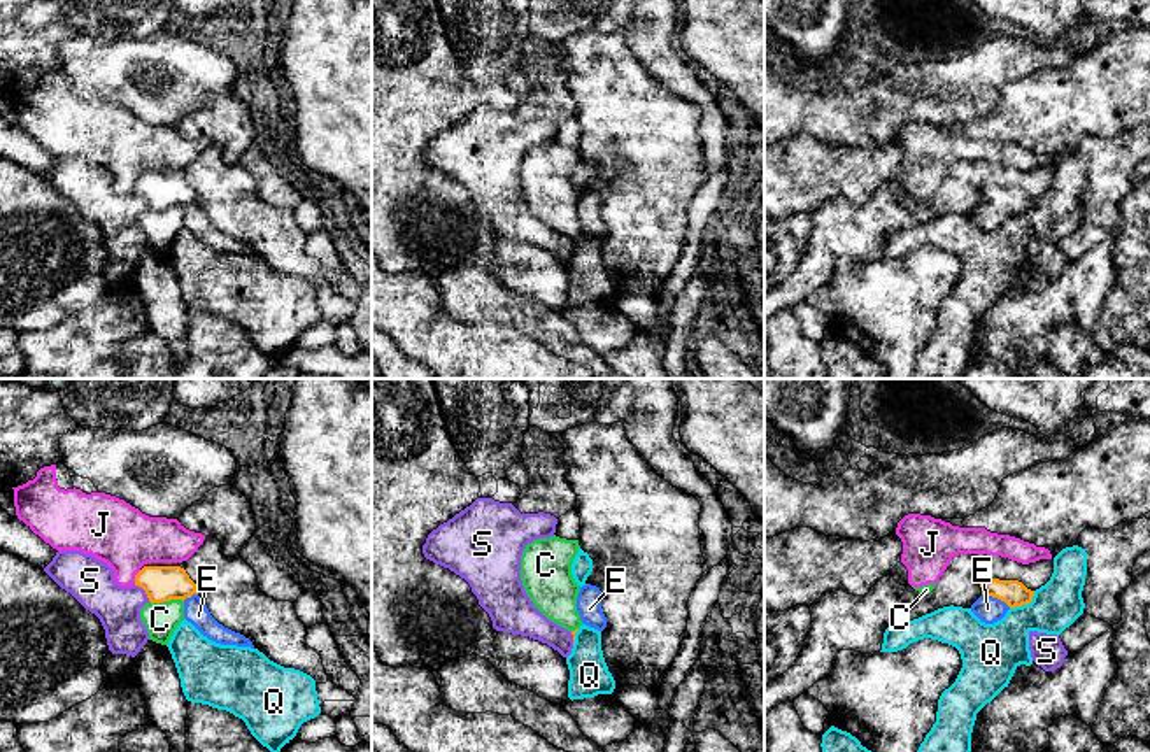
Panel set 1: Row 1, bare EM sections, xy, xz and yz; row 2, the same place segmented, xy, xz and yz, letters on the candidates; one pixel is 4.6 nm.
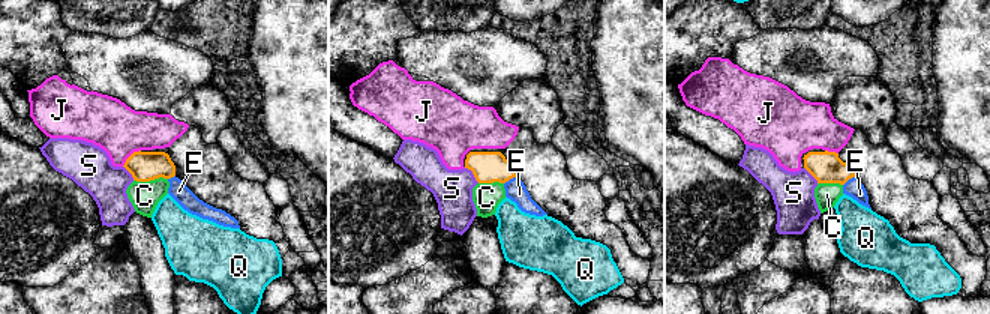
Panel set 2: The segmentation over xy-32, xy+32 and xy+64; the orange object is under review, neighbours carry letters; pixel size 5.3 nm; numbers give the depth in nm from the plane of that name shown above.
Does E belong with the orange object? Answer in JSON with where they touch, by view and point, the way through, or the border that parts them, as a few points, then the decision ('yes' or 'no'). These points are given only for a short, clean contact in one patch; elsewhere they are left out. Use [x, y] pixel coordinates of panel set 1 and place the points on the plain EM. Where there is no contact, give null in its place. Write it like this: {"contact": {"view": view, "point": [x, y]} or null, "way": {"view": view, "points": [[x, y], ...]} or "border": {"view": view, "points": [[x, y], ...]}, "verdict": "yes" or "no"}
{"contact": {"view": "yz", "point": [996, 204]}, "way": {"view": "yz", "points": [[1014, 200], [996, 204], [987, 216]]}, "verdict": "yes"}

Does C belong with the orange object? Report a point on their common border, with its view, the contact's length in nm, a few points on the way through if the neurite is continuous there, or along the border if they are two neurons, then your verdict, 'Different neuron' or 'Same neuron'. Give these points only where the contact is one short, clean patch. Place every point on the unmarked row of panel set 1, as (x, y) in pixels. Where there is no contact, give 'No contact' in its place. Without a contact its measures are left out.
Touches orange at xy (167, 207). Shared border 160 nm. Boundary: xy (149, 207), (183, 209). Different neuron

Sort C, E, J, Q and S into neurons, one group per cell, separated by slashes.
C J / E / Q / S

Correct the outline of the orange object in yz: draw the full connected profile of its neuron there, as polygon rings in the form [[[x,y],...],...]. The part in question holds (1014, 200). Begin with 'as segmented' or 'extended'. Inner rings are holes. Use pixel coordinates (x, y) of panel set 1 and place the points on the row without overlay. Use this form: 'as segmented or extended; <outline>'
extended; [[[985,188],[980,191],[982,203],[971,212],[971,219],[985,231],[1001,228],[1010,216],[1033,209],[1034,198],[1019,188]]]

